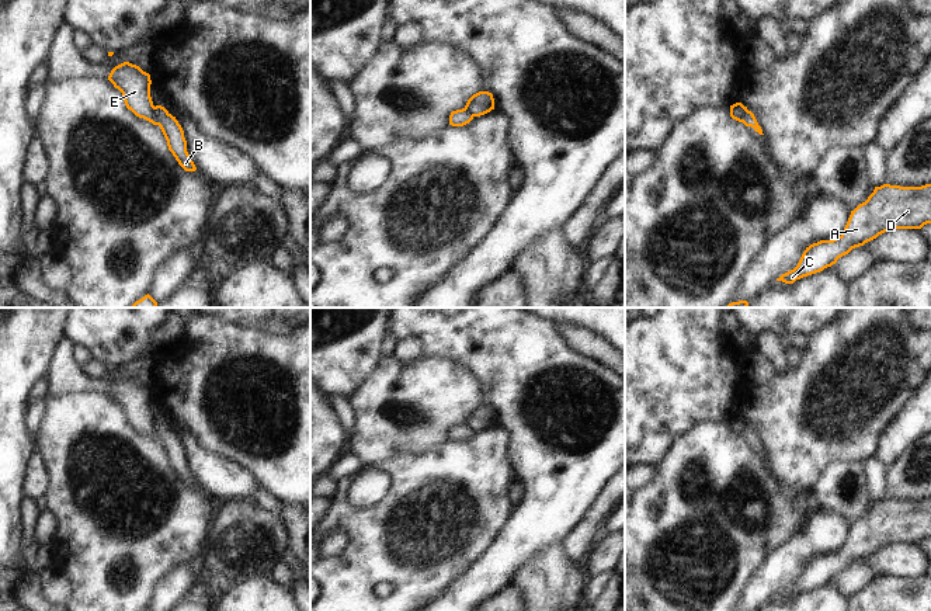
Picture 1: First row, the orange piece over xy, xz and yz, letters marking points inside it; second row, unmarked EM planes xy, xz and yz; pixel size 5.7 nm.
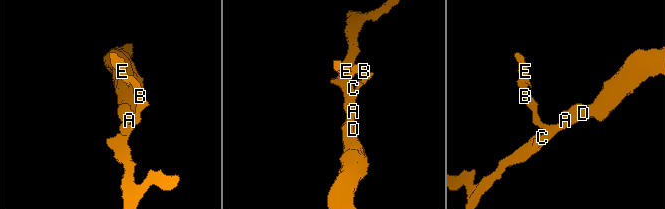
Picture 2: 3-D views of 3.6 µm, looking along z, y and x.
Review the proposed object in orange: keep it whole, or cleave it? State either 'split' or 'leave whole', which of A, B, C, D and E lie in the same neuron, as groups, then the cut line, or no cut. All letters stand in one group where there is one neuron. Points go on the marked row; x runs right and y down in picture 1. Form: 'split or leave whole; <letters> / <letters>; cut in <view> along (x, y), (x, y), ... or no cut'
split; A B C D / E; cut in xy along (153, 107), (153, 118), (157, 124)

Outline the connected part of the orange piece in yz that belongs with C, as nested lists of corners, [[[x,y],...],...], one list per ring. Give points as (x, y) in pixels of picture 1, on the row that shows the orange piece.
[[[931,184],[875,187],[868,199],[851,211],[838,237],[806,247],[798,265],[777,281],[793,284],[796,280],[831,267],[852,249],[864,246],[890,229],[921,229],[927,223],[931,223]]]

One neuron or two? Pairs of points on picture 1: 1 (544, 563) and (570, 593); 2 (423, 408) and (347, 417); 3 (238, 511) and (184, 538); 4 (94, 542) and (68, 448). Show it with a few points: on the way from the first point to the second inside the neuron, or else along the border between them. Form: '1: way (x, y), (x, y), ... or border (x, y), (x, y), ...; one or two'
1: way (548, 570), (563, 586); one
2: border (347, 398), (354, 415), (351, 431); two
3: border (218, 503), (201, 558); two
4: way (94, 518), (94, 475), (91, 472); one

